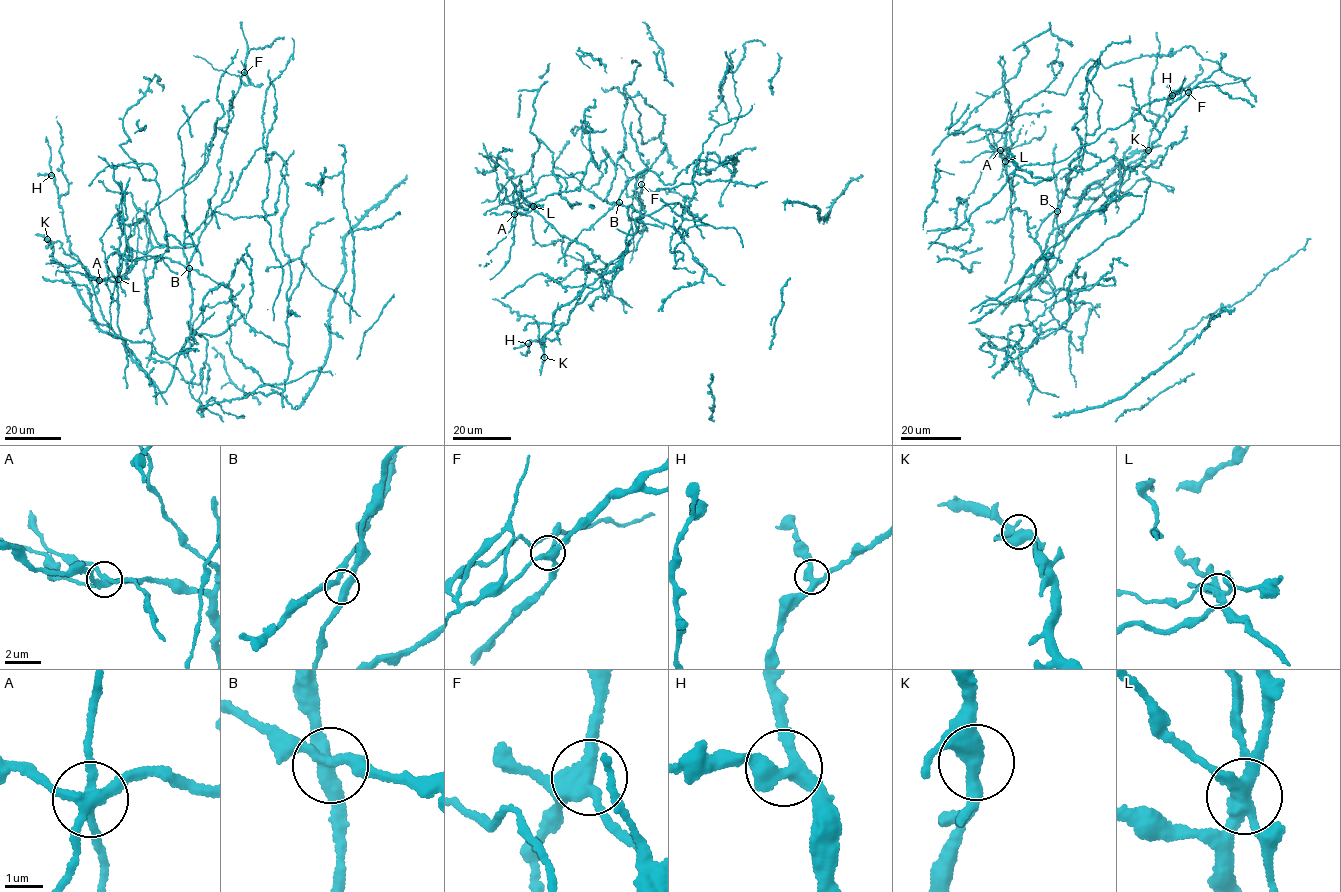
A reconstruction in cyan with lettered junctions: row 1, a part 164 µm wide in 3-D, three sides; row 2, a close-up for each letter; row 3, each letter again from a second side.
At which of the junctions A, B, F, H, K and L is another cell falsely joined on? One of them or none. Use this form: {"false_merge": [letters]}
{"false_merge": ["L"]}

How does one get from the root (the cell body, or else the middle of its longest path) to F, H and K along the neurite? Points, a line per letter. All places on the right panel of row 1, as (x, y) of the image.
F: (1028, 276), (1054, 229), (1100, 208), (1119, 189), (1131, 168), (1149, 152), (1168, 118), (1188, 97), (1188, 92)
H: (1028, 276), (1005, 306), (1004, 301), (1041, 283), (1054, 268), (1071, 230), (1141, 157), (1172, 95)
K: (1028, 276), (1005, 306), (1006, 299), (1034, 286), (1091, 185), (1133, 154), (1148, 150)

